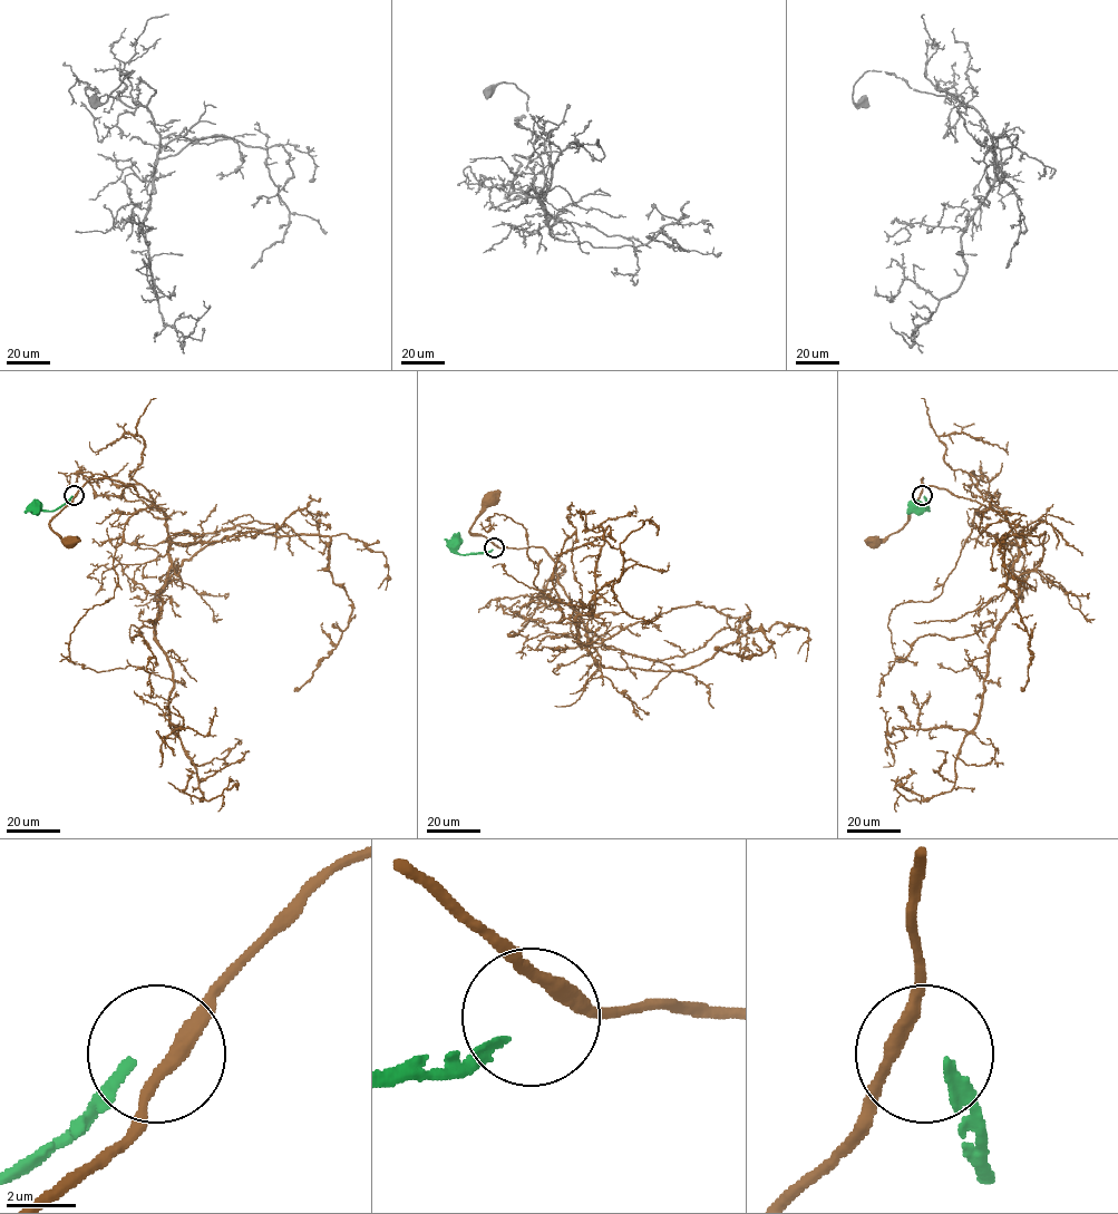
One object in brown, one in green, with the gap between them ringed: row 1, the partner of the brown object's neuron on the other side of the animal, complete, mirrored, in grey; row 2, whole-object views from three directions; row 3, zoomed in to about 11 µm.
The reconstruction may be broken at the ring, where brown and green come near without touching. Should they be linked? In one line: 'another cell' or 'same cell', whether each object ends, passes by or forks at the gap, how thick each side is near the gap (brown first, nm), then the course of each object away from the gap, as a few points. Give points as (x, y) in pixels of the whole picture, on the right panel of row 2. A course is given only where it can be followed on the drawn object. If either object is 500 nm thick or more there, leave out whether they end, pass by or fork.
another cell; brown passes by; green ends there; 400 nm thick on the brown side, 260 nm on the other; brown runs (921, 495), (903, 526), (883, 538), (873, 538), (873, 542); green runs (924, 496), (929, 511), (926, 506), (919, 507)

